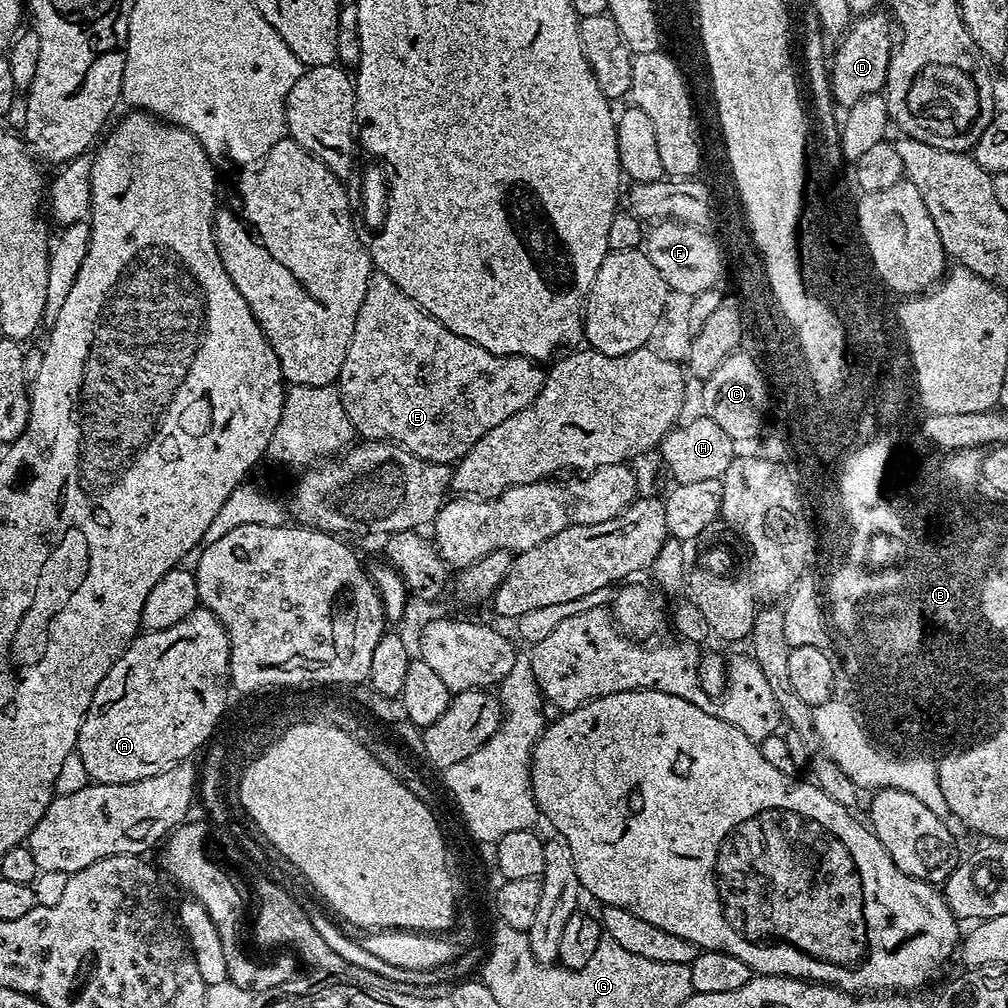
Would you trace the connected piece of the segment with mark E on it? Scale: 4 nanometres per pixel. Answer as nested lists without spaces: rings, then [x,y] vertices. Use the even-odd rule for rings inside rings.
[[[373,271],[370,282],[366,282],[366,298],[362,298],[362,310],[358,310],[358,322],[354,322],[354,338],[350,338],[350,346],[346,350],[346,362],[342,362],[338,387],[342,406],[346,406],[346,414],[350,418],[357,437],[366,440],[393,440],[394,443],[402,445],[403,448],[410,450],[415,456],[426,462],[452,466],[472,449],[474,442],[478,442],[482,434],[490,434],[490,430],[506,422],[510,414],[518,414],[518,410],[530,406],[530,402],[534,402],[534,398],[538,398],[542,390],[545,373],[545,369],[537,361],[525,356],[490,354],[490,350],[482,350],[482,346],[474,346],[474,342],[454,334],[454,330],[446,330],[442,322],[426,314],[409,296],[402,294],[402,290],[398,290],[398,286],[394,286],[394,282],[386,278],[386,274]]]

